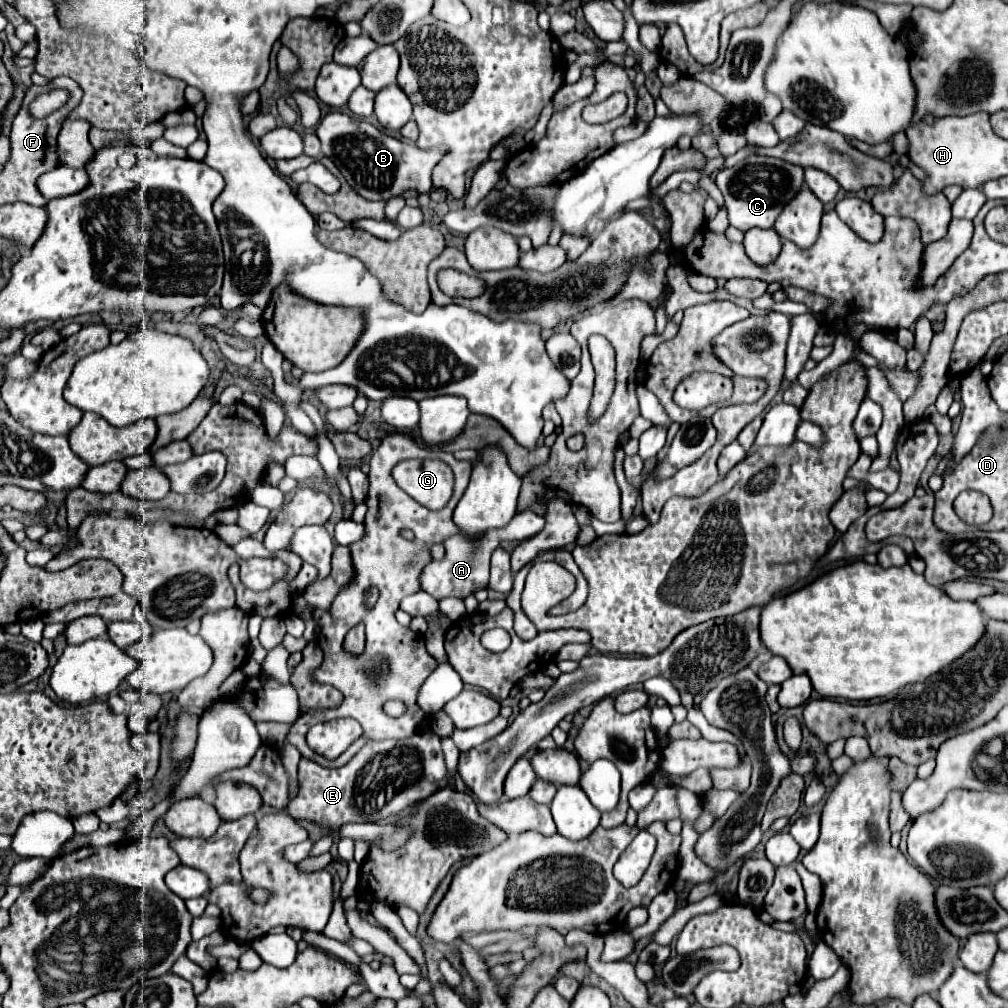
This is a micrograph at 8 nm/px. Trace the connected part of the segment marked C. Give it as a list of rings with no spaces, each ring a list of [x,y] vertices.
[[[750,155],[744,161],[736,163],[732,169],[722,169],[716,175],[716,185],[724,195],[726,201],[726,211],[730,209],[730,225],[748,231],[752,227],[762,227],[770,229],[774,227],[774,221],[798,195],[798,191],[804,185],[804,169],[798,165],[792,165],[782,159],[774,157],[762,157],[762,155]]]

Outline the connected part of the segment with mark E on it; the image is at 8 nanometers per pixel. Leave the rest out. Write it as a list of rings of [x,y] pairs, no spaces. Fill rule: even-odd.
[[[434,731],[414,733],[400,741],[368,741],[352,761],[340,769],[324,769],[310,759],[300,759],[300,791],[288,805],[288,813],[298,819],[316,821],[330,831],[338,831],[344,823],[374,823],[406,811],[412,803],[436,793],[446,775],[448,769],[442,755],[442,743]],[[380,795],[384,797],[382,807]]]

